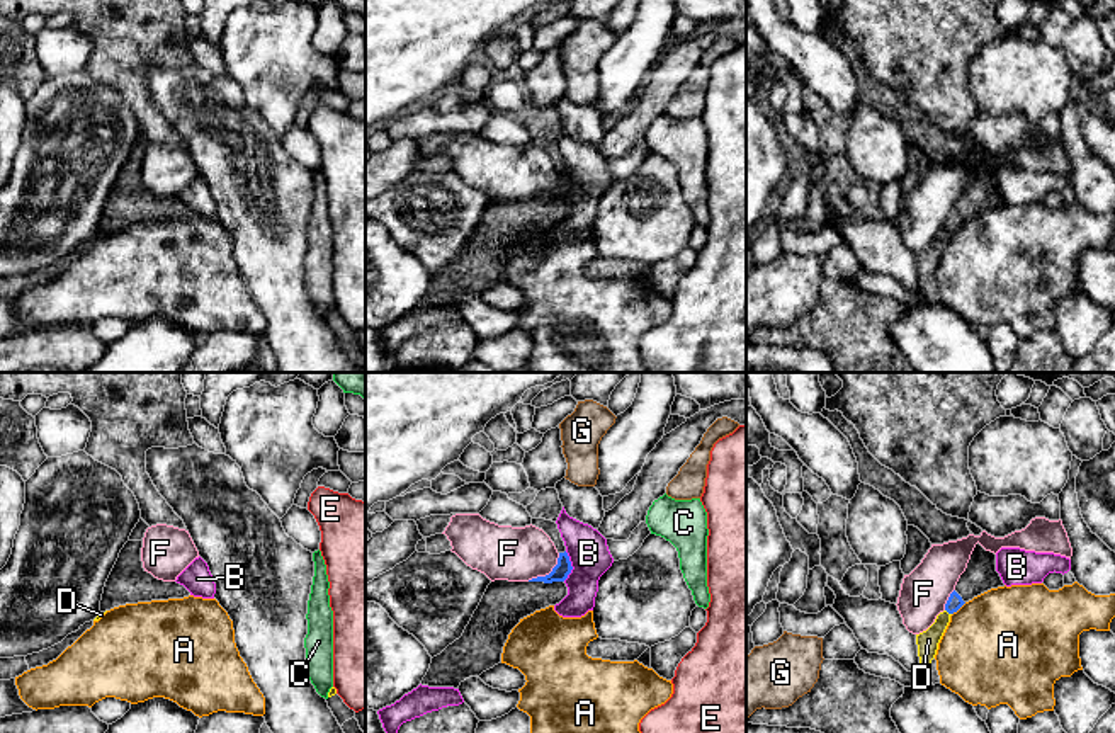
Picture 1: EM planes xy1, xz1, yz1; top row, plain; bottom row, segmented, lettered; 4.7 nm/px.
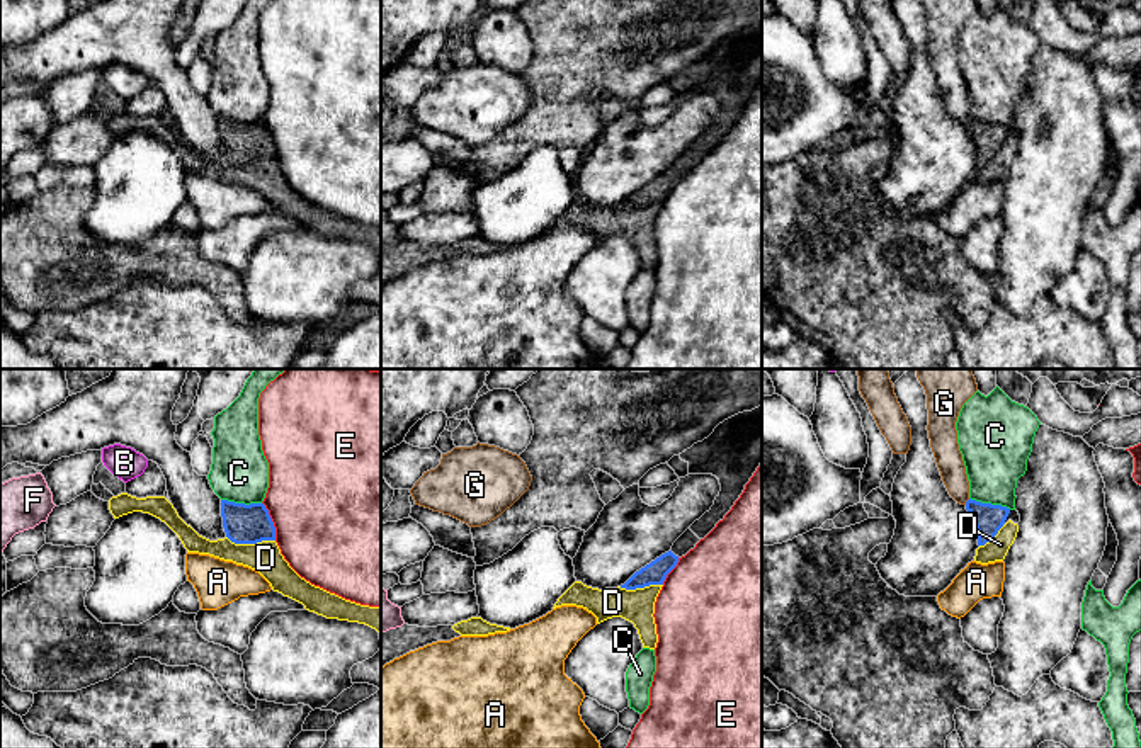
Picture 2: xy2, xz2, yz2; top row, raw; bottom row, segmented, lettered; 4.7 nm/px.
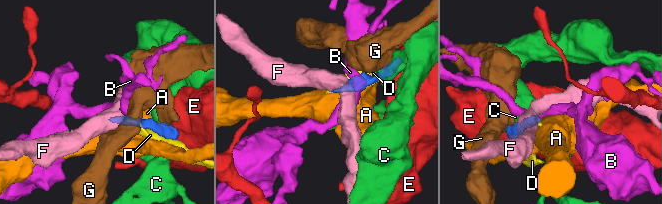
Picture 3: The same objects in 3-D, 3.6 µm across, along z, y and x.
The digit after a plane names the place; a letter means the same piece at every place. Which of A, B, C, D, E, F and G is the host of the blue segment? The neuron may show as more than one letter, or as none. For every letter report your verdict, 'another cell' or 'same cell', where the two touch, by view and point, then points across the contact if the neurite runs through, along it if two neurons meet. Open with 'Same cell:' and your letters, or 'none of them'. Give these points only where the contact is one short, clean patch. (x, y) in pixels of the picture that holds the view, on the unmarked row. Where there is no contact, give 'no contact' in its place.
Same cell: none of them
A: another cell; contact yz1 (959, 227); border yz1 (966, 221), (952, 233)
B: another cell; contact xz1 (571, 186); border xz1 (566, 170), (571, 191), (563, 199)
C: another cell; contact yz2 (990, 123); border yz2 (970, 116), (1010, 128)
D: another cell; contact xy2 (250, 162)
E: another cell; contact xy2 (271, 140); border xy2 (262, 121), (272, 141), (276, 158)
F: another cell; contact xz1 (549, 193); border xz1 (560, 172), (558, 182), (548, 193), (527, 199)
G: another cell; contact yz2 (966, 121); border yz2 (970, 118), (965, 123)

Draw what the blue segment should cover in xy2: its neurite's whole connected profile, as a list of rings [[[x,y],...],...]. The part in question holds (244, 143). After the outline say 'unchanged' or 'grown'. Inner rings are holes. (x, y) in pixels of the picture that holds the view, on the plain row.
[[[221,119],[226,156],[235,163],[275,160],[275,146],[264,122],[235,122]]]; unchanged

